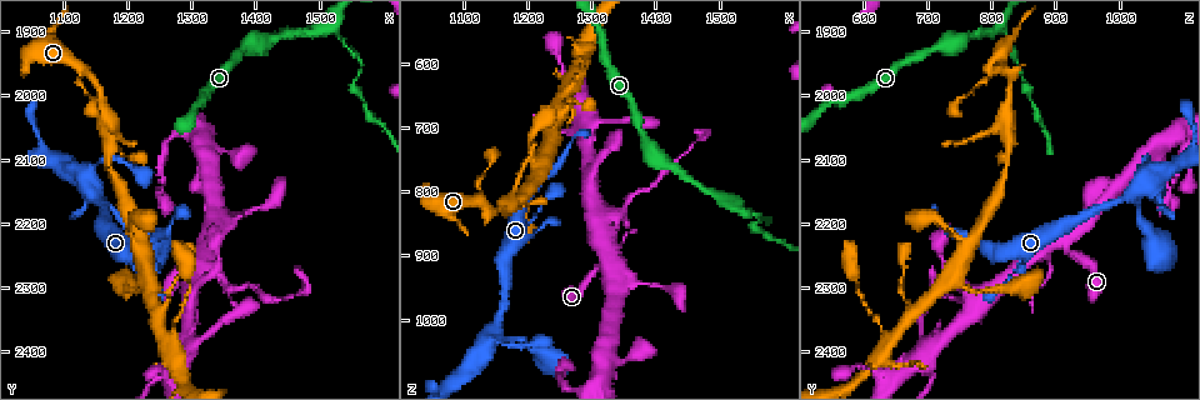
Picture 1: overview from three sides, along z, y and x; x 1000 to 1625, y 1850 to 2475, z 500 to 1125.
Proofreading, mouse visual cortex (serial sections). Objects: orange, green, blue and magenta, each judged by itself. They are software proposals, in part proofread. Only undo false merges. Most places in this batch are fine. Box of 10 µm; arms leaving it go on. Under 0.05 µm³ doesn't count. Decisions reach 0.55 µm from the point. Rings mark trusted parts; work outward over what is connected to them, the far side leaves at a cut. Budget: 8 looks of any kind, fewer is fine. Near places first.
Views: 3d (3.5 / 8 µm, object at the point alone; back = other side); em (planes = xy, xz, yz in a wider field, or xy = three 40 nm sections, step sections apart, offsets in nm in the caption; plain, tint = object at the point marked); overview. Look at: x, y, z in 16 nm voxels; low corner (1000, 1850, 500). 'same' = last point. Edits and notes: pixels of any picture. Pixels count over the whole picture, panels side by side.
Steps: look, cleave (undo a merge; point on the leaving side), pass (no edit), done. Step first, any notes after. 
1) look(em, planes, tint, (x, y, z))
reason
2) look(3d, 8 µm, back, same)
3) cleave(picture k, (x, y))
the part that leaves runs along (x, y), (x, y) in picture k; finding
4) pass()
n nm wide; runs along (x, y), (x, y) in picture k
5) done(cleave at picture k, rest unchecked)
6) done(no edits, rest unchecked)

look(3d, 8 µm, back, (1310, 2265, 855))
a fork

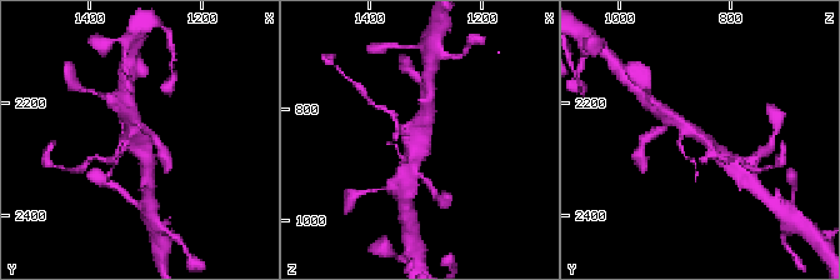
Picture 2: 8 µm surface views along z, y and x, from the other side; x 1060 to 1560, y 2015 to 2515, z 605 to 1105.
look(em, planes, tint, same)
3 arms; arms of 150, 350, 450 nm; now the EM

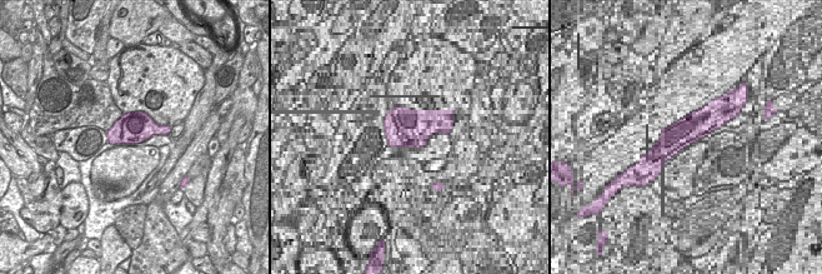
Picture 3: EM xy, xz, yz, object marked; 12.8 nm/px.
pass()
runs along (671, 121), (696, 133), (728, 159) in picture 2; one cell here

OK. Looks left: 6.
look(3d, 8 µm, (1210, 2310, 780))
a narrow waist

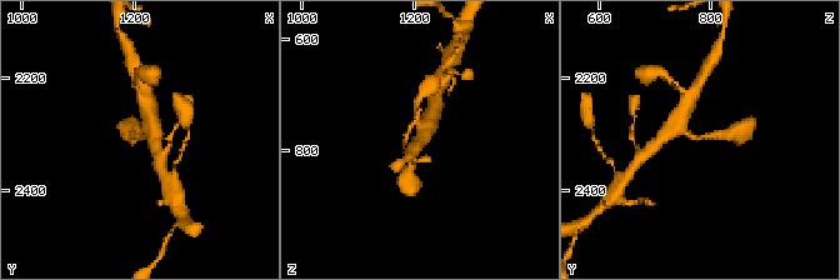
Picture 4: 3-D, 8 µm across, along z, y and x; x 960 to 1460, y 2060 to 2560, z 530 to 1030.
look(3d, 3.5 µm, same)

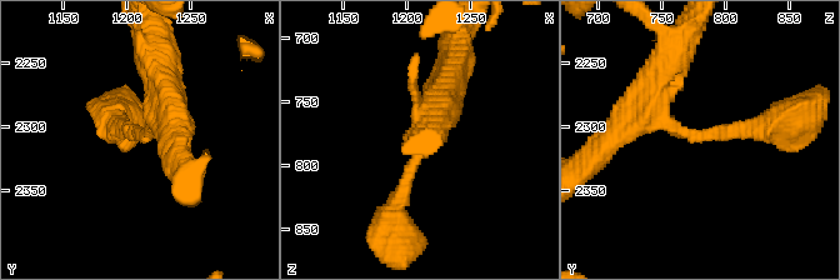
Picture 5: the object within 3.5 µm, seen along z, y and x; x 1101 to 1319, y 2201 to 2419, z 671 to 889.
look(em, xy, step 2, tint, (1210, 2302, 782))
arms of 250, 350 nm

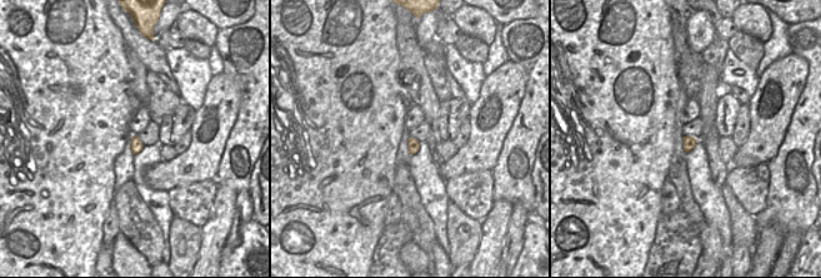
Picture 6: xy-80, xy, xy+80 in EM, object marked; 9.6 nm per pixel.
pass()
110 nm wide; runs along (444, 93), (436, 96), (395, 215) in picture 5; one cell here

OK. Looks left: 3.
look(3d, 3.5 µm, back, (1265, 2385, 640))
side arm on a straight run

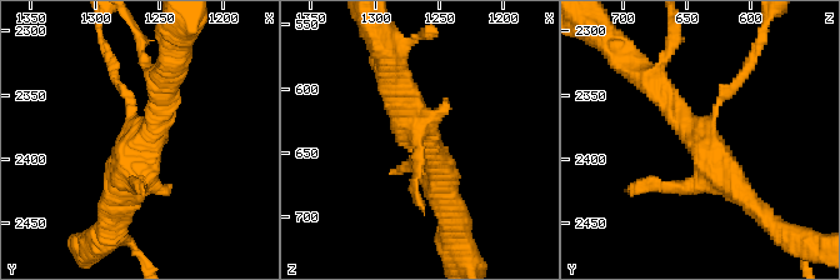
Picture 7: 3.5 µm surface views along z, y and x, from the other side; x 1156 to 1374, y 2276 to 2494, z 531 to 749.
look(em, xy, step 3, plain, (1266, 2384, 642))

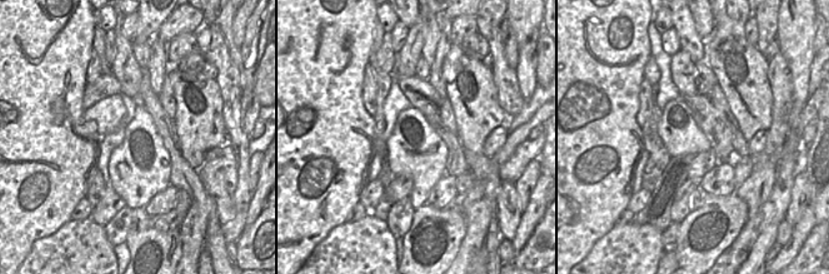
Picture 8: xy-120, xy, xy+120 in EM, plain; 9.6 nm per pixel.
look(em, xy, step 3, tint, same)

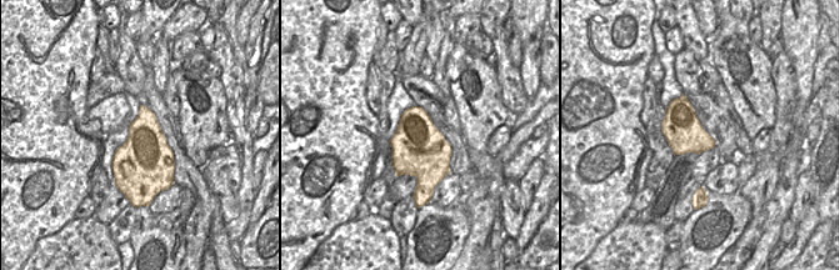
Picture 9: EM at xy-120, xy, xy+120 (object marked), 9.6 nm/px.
pass()
runs along (644, 75), (749, 201) in picture 7; continuous, no second cell

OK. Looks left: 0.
done(no edits, rest unchecked)

